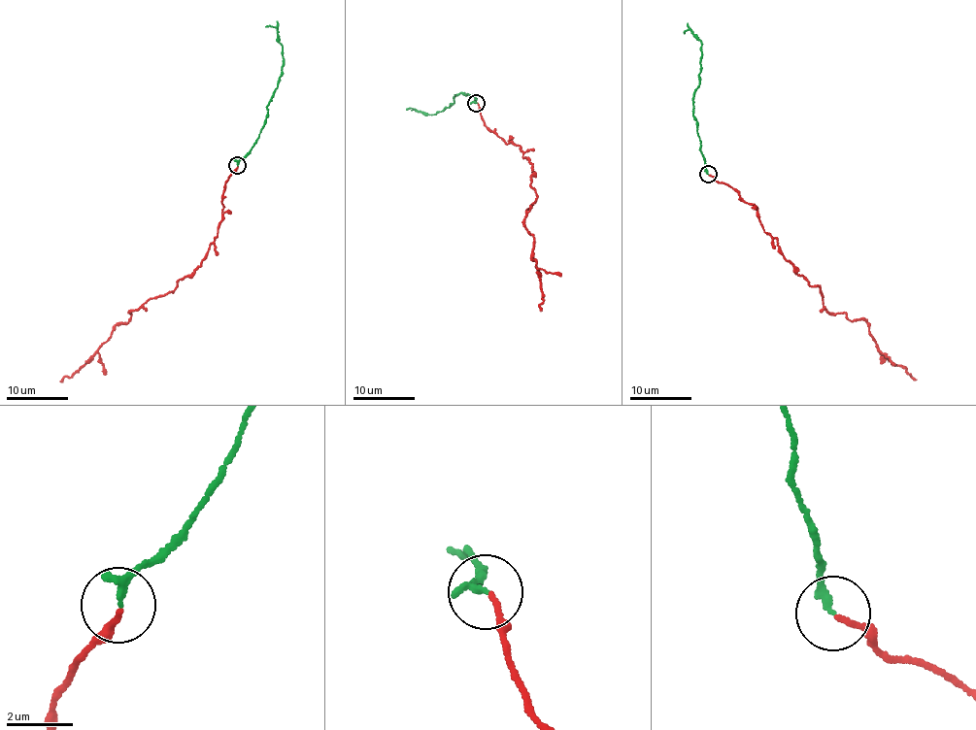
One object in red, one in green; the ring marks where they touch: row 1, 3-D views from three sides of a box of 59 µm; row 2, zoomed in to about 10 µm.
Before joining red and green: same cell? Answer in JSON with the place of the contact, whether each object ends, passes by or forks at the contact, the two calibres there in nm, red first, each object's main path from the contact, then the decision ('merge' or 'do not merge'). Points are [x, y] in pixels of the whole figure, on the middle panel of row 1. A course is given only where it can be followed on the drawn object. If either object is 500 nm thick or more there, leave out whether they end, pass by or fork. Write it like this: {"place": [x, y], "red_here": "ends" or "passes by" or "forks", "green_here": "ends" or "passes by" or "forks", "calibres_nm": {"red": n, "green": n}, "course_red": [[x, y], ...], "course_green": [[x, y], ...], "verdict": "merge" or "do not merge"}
{"place": [476, 103], "red_here": "ends", "green_here": "passes by", "calibres_nm": {"red": 150, "green": 160}, "course_red": [[477, 103], [484, 124], [518, 144], [532, 165], [537, 200], [523, 223], [534, 239], [540, 312]], "course_green": [[477, 103], [473, 102], [474, 95], [461, 93], [454, 95], [454, 102], [434, 115], [405, 110]], "verdict": "merge"}

